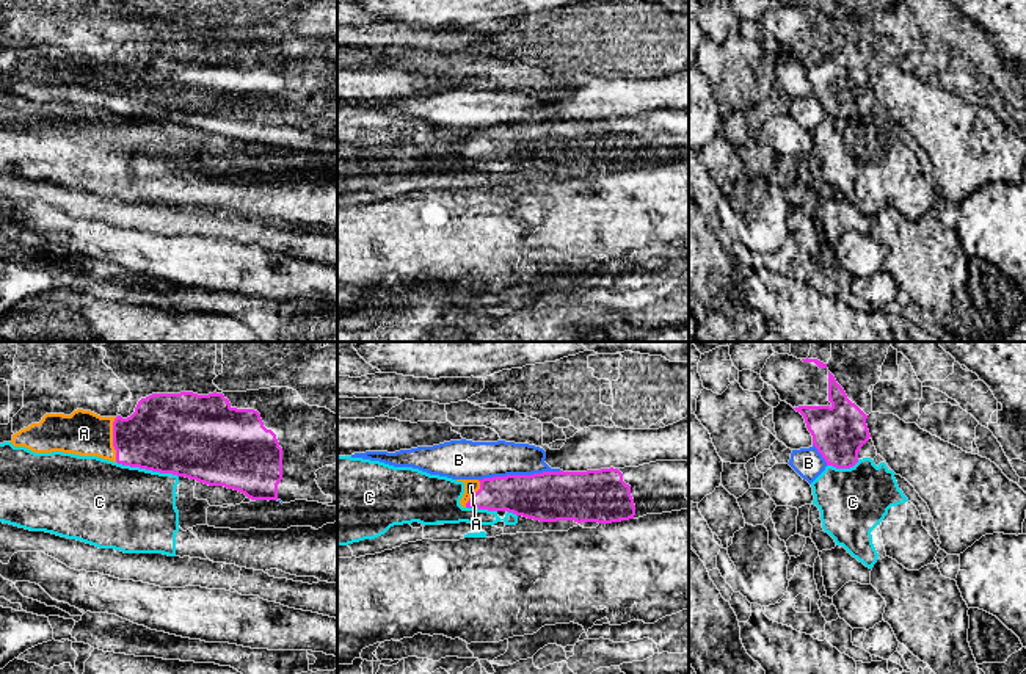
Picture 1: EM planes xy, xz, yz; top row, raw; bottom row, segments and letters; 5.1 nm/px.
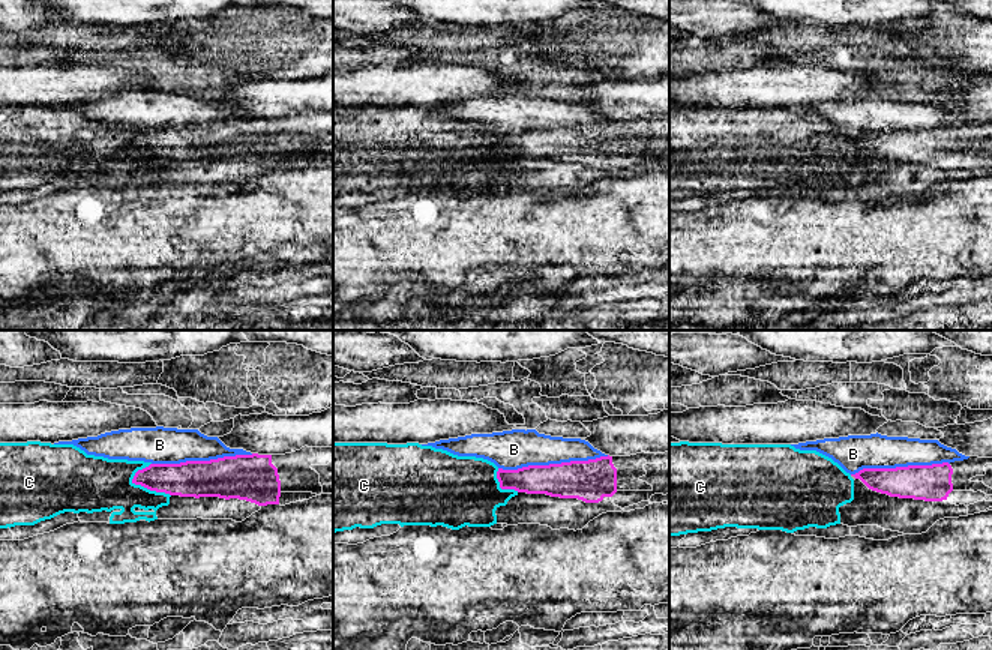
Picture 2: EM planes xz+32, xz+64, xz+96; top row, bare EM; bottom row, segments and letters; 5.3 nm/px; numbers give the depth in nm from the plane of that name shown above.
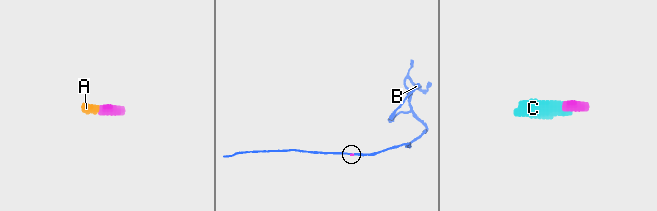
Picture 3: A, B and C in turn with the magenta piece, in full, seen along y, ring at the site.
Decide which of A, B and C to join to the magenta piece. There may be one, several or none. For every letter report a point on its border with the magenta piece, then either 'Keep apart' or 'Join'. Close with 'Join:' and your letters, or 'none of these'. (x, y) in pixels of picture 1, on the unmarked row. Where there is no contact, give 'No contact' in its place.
A: Touches magenta at xy (113, 88). Join
B: Touches magenta at xz (520, 124). Keep apart
C: Touches magenta at xy (148, 118). Keep apart
Join: A

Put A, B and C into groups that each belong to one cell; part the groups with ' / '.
A / B / C

